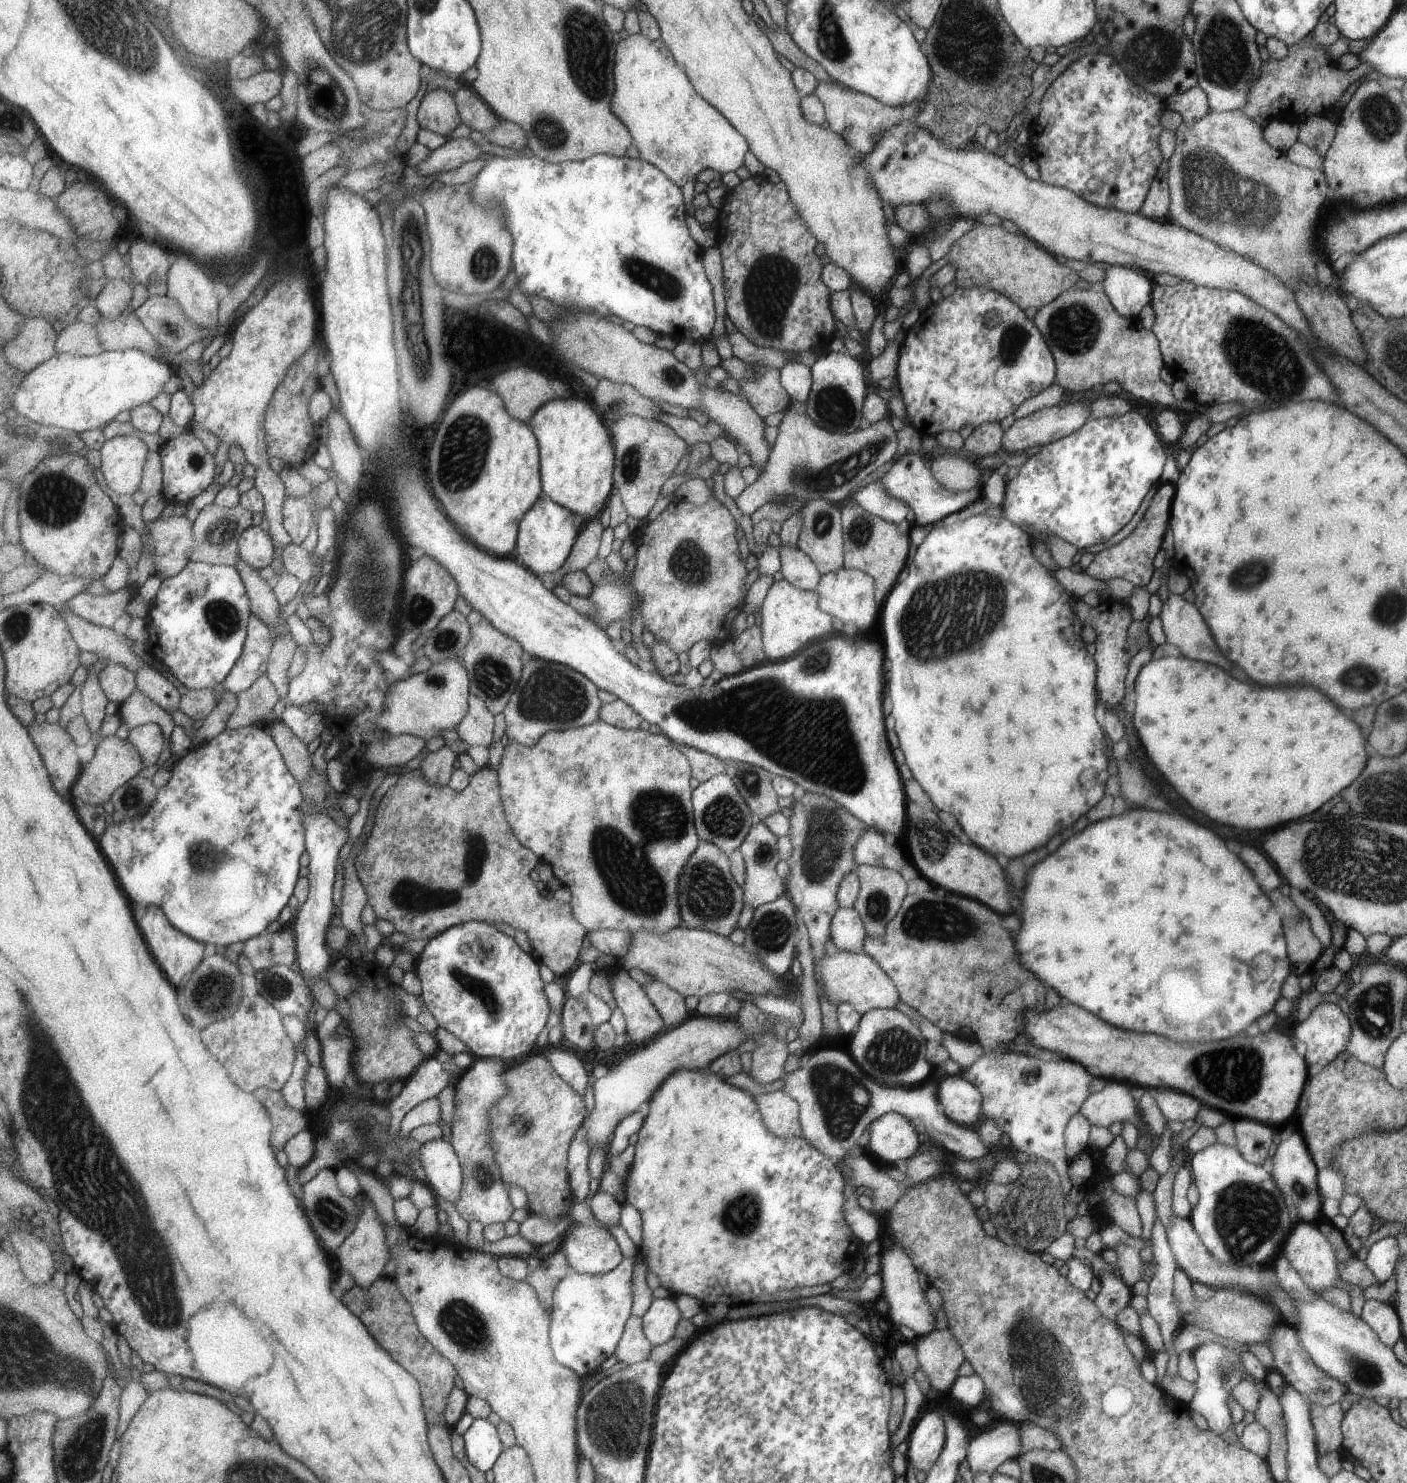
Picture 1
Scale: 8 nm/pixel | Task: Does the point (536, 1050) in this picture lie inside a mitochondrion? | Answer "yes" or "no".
no

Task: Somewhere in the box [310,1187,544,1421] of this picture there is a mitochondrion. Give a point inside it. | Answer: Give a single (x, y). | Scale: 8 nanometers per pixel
(465, 1327)

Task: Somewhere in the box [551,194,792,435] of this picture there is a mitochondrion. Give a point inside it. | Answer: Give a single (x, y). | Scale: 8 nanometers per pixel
(663, 283)

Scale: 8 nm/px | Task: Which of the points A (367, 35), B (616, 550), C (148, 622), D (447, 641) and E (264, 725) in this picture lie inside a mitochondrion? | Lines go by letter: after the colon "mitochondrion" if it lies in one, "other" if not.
A: mitochondrion
B: other
C: other
D: mitochondrion
E: other

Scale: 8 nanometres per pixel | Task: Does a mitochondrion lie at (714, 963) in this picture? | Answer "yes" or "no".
no

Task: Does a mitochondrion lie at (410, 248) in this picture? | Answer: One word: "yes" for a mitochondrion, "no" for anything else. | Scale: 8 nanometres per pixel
yes

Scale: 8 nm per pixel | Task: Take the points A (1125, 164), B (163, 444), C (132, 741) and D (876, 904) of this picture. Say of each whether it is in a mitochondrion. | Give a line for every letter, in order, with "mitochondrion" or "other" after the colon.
A: other
B: other
C: other
D: mitochondrion

